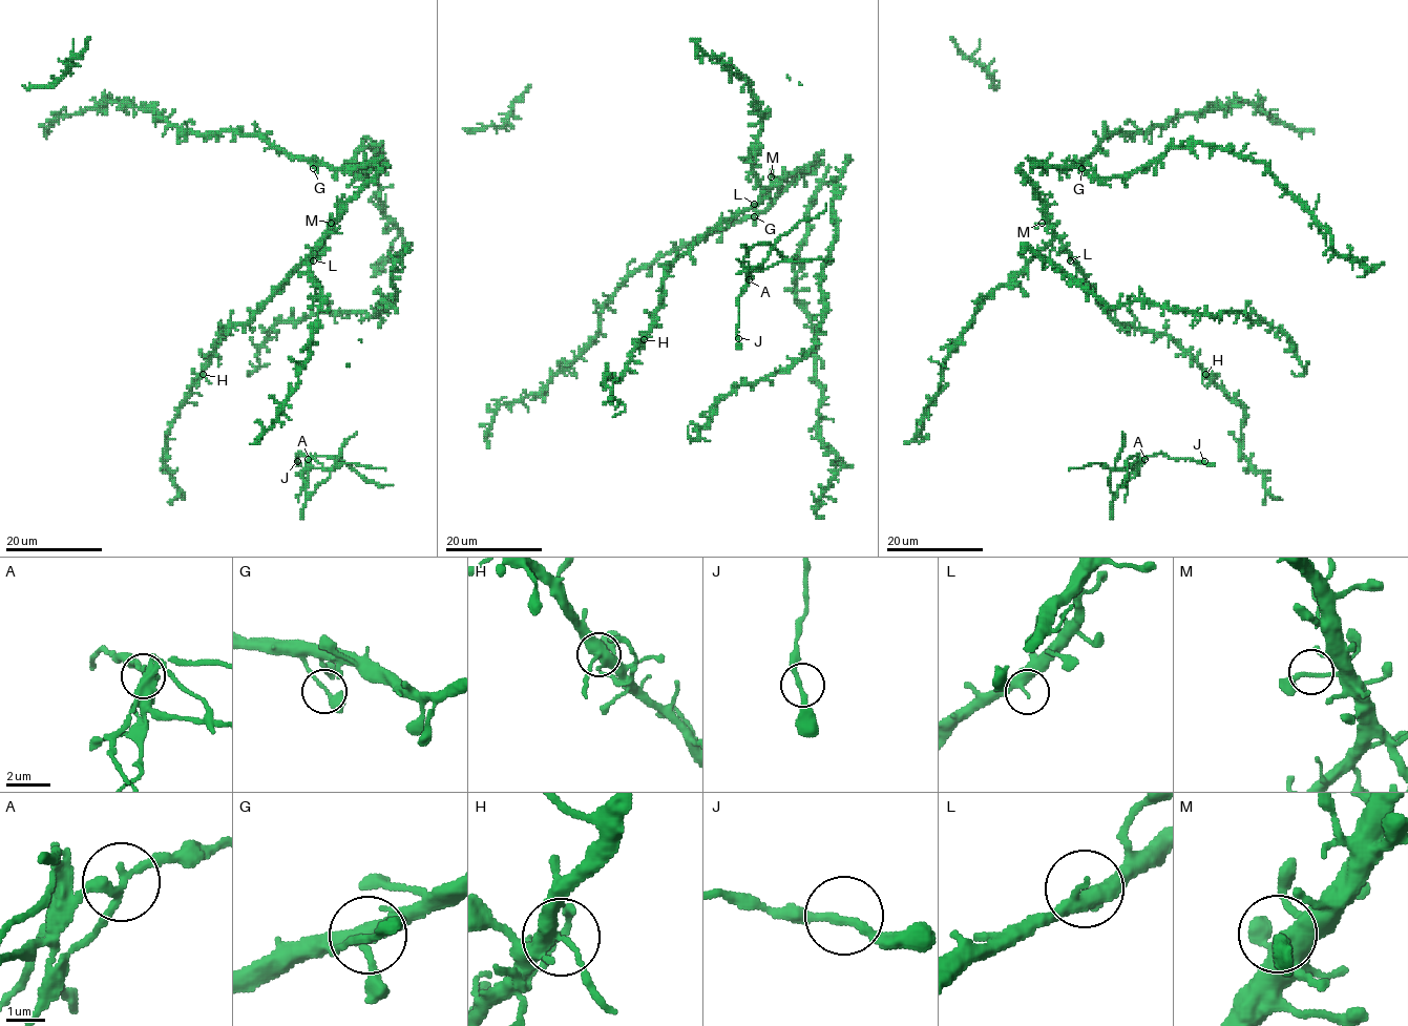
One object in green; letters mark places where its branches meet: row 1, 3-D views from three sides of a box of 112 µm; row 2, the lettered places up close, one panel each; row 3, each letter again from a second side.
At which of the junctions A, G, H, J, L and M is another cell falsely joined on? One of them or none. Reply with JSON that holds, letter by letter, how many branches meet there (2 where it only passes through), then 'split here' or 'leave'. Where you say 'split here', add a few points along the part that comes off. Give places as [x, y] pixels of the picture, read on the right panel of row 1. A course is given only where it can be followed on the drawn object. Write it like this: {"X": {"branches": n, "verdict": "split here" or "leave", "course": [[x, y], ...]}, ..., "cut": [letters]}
{"A": {"branches": 3, "verdict": "split here", "course": [[1144, 459], [1113, 496], [1109, 477], [1125, 444], [1122, 433]]}, "G": {"branches": 2, "verdict": "leave"}, "H": {"branches": 3, "verdict": "leave"}, "J": {"branches": 2, "verdict": "leave"}, "L": {"branches": 2, "verdict": "leave"}, "M": {"branches": 2, "verdict": "leave"}, "cut": ["A"]}

